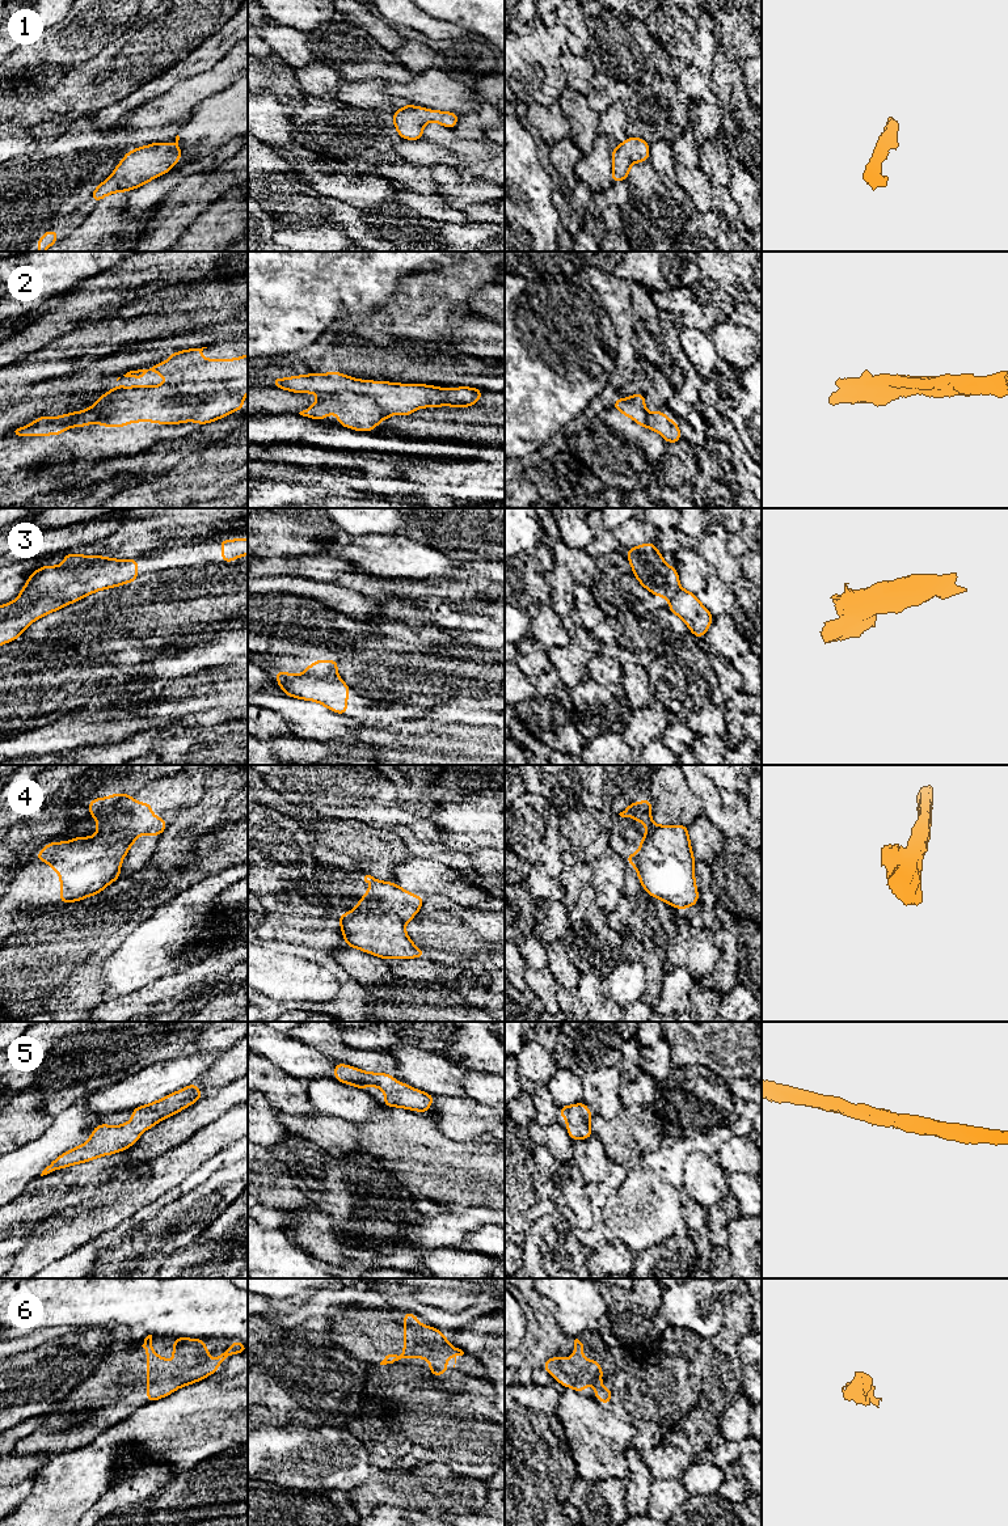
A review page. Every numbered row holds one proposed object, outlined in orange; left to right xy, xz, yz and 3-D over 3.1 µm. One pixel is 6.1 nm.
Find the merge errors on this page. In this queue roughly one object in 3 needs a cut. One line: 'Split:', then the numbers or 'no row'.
Split: 2, 3, 4

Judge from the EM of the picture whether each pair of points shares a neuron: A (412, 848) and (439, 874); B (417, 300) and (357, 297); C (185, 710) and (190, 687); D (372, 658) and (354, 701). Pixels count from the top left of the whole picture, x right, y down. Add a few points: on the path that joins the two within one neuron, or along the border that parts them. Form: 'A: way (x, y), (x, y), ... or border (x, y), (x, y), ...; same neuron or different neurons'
A: border (410, 856), (435, 859), (451, 869); different neurons
B: border (386, 304), (374, 317); different neurons
C: border (159, 685), (161, 698), (193, 697); different neurons
D: border (350, 688), (367, 697), (387, 701); different neurons

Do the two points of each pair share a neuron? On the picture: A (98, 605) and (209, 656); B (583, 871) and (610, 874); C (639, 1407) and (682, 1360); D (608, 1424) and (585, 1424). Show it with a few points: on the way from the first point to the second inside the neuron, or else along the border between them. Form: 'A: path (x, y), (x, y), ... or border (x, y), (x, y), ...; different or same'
A: border (219, 635), (161, 658); different
B: border (589, 865), (591, 871), (590, 882); different
C: path (650, 1395), (671, 1372); same
D: path (603, 1424), (590, 1424); same

